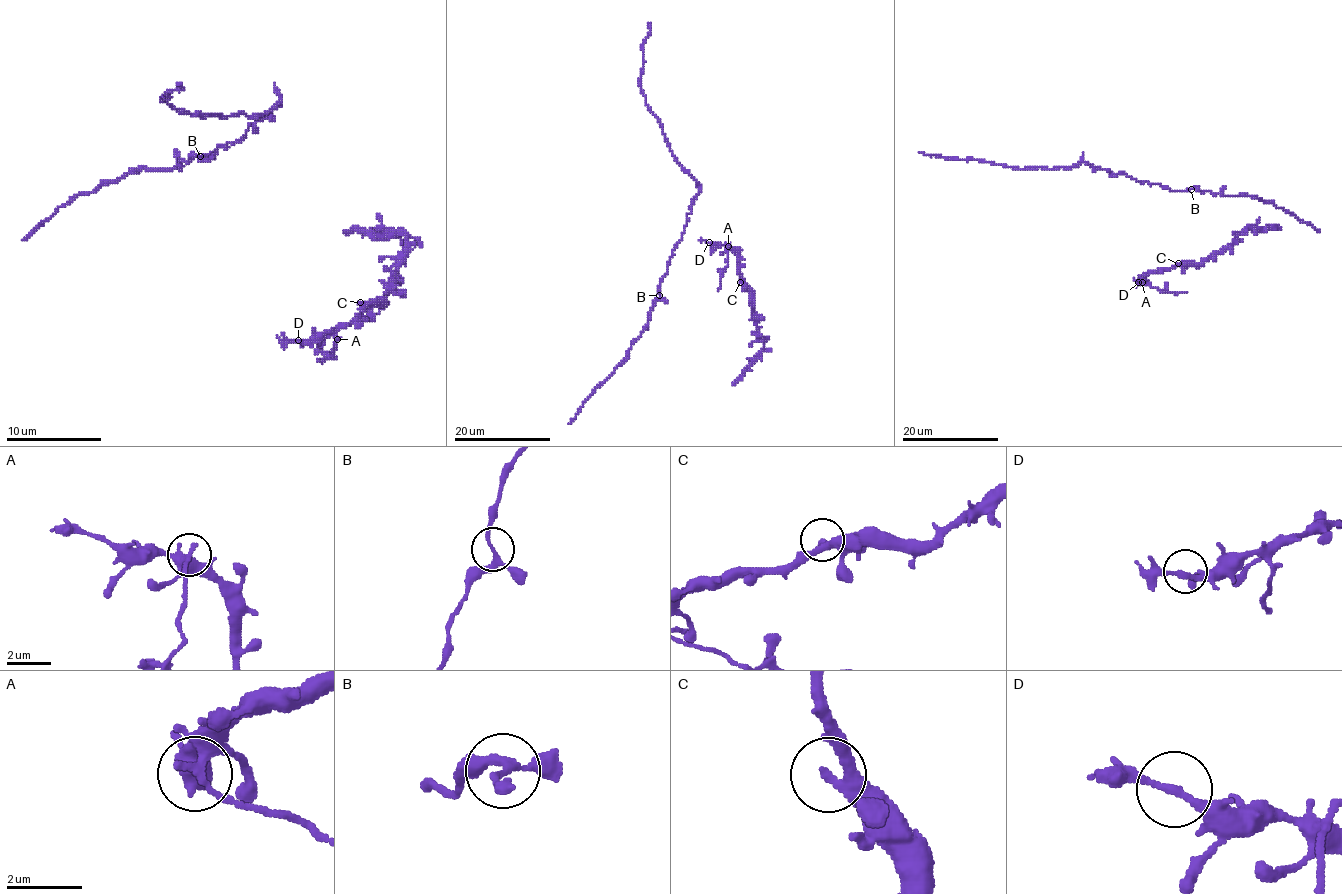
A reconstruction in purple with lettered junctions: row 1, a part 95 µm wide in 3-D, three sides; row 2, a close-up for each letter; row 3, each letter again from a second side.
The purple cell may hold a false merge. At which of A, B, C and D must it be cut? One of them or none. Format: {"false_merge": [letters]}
{"false_merge": ["A"]}

